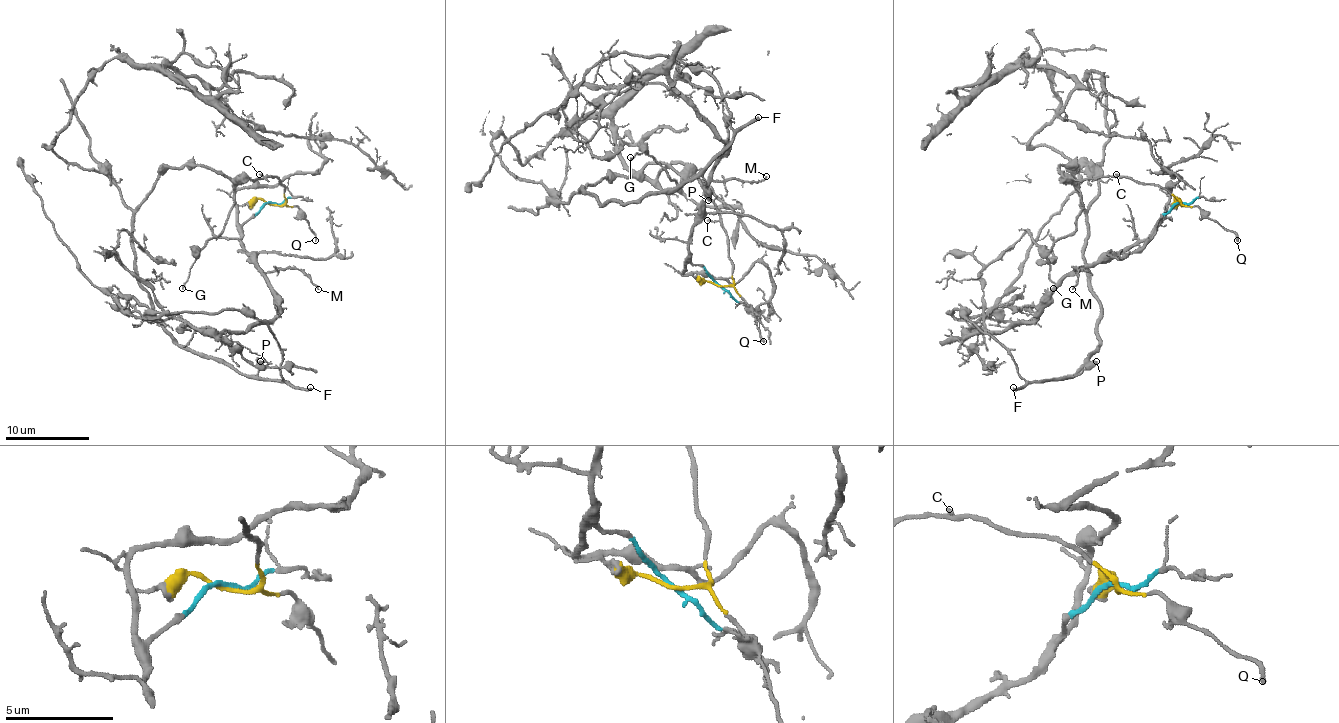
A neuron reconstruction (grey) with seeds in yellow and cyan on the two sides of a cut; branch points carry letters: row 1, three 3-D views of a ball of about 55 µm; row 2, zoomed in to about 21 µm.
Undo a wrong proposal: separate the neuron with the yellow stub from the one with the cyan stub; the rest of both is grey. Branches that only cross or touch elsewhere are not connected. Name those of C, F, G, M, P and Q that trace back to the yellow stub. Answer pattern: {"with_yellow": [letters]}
{"with_yellow": ["C", "F", "G", "P", "Q"]}

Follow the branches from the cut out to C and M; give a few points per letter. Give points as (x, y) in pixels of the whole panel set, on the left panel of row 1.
C: (271, 203), (281, 205), (285, 201), (281, 182), (258, 173)
M: (271, 203), (267, 203), (241, 228), (241, 244), (264, 272), (292, 267), (302, 272), (319, 288)

